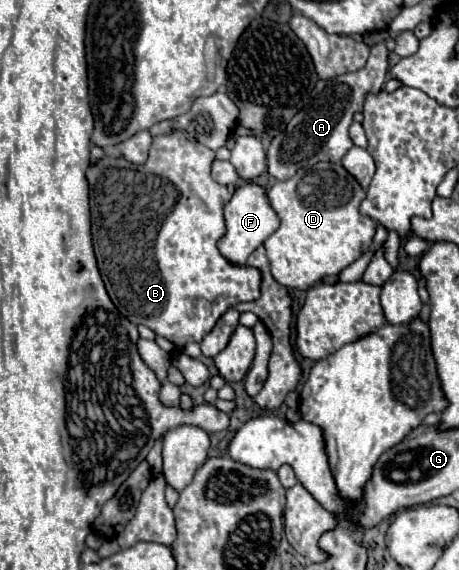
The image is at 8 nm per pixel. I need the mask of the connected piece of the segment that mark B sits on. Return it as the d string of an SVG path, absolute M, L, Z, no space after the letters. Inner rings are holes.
M176 129L152 139L144 165L106 155L86 171L92 193L90 213L94 251L112 303L128 321L150 327L156 335L166 337L180 349L190 341L200 343L230 307L260 297L262 273L256 267L234 265L218 251L218 241L224 237L226 229L222 209L232 195L224 185L212 179L212 161L212 149L188 139L184 131Z

